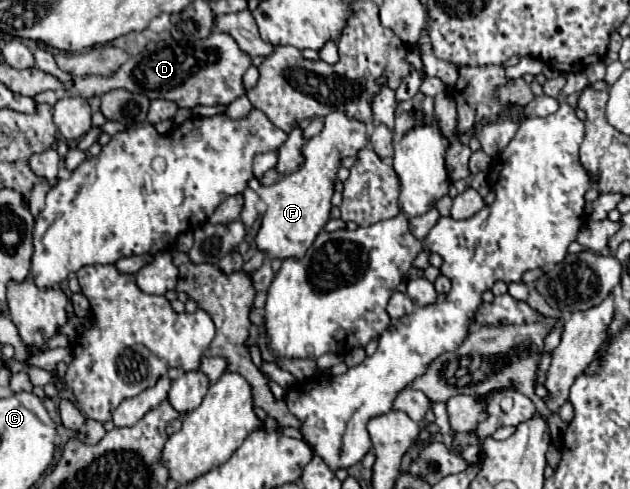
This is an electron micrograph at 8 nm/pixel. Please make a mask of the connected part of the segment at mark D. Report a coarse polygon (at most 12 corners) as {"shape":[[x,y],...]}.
{"shape":[[223,32],[159,42],[117,74],[75,78],[37,48],[43,72],[65,96],[115,88],[179,108],[245,94],[251,56]]}

